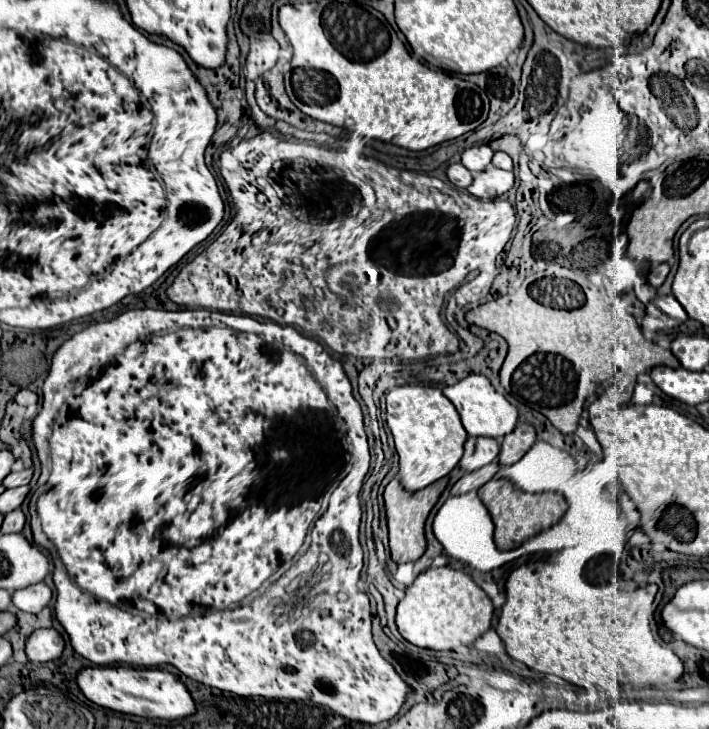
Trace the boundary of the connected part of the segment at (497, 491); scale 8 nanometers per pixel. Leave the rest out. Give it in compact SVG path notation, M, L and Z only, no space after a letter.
M492 479L488 485L480 487L478 497L488 507L492 521L496 525L494 541L496 547L502 551L510 551L520 547L526 539L550 529L558 519L566 513L568 503L560 493L524 493L518 487L514 487L508 479Z

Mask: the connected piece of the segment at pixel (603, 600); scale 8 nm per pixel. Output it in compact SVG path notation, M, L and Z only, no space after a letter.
M564 549L556 565L548 565L546 561L540 563L540 567L518 567L510 573L506 581L506 603L502 605L496 625L496 633L504 641L506 653L538 673L558 675L560 679L584 689L588 685L606 687L610 683L620 687L626 683L634 687L646 687L678 681L684 673L682 661L674 655L674 651L654 641L648 625L648 617L654 615L652 603L658 587L650 585L650 589L616 593L612 585L592 585L592 581L584 577L588 569L596 569L596 561L580 561L580 553L572 557L572 553Z

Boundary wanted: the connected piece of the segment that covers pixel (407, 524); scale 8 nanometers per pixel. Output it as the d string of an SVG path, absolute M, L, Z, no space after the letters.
M448 477L438 479L436 483L420 489L420 491L406 491L402 489L402 483L398 479L392 479L384 491L386 501L386 515L388 515L388 531L390 531L390 555L394 563L408 563L416 561L426 551L426 535L424 535L424 523L428 519L428 513L436 505L440 493L446 489Z

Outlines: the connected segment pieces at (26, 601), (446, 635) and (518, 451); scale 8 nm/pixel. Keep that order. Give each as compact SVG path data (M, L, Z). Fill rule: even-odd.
M36 583L24 589L16 589L12 593L12 603L16 609L26 613L38 613L42 611L52 599L52 591L44 583Z
M430 567L420 573L406 589L404 599L398 603L396 627L400 635L416 647L434 651L452 651L460 645L472 645L482 633L490 629L494 605L490 597L472 581L464 571L452 567Z
M518 423L512 433L502 439L500 445L500 465L512 465L522 459L522 455L536 443L536 431L528 423Z

